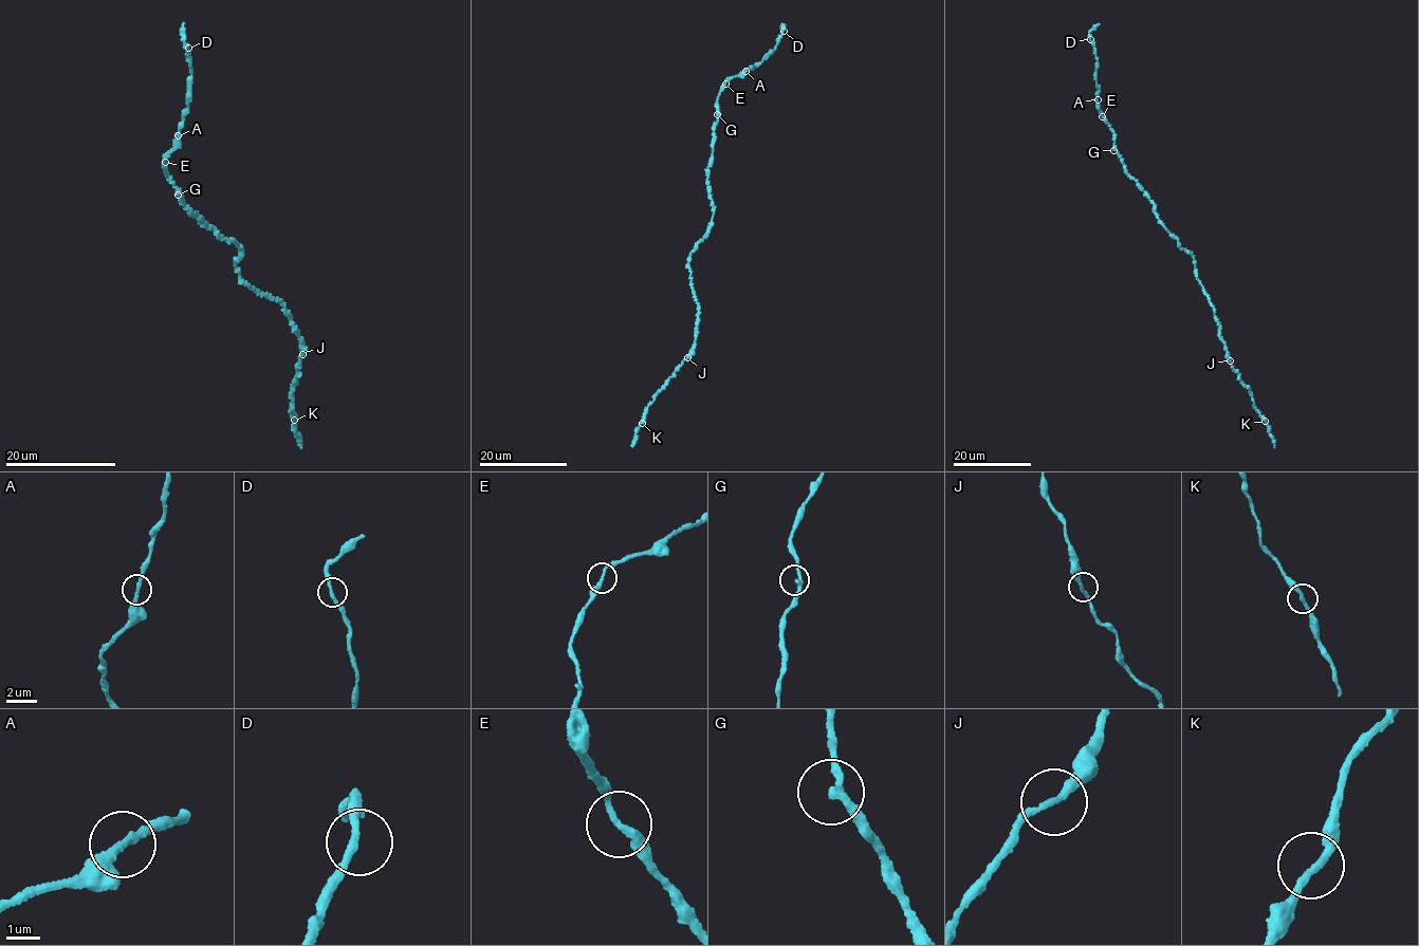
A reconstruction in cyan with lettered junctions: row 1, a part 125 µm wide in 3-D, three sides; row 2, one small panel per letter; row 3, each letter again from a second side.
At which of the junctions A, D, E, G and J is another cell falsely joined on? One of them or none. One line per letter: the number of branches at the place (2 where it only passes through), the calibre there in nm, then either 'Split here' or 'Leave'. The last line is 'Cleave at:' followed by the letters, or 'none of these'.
A: Branches: 2. Thickness 220 nm. Leave
D: Branches: 2. Thickness 240 nm. Leave
E: Branches: 2. Thickness 240 nm. Leave
G: Branches: 2. Thickness 200 nm. Leave
J: Branches: 2. Thickness 200 nm. Leave
Cleave at: none of these

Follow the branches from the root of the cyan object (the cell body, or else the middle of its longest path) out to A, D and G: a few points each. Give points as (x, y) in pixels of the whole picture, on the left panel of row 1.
A: (237, 246), (201, 221), (198, 215), (194, 216), (167, 174), (165, 155), (173, 148), (178, 135)
D: (237, 246), (194, 216), (164, 168), (165, 155), (174, 146), (187, 108), (191, 76), (188, 48)
G: (237, 246), (201, 221), (198, 215), (194, 216), (178, 195)

